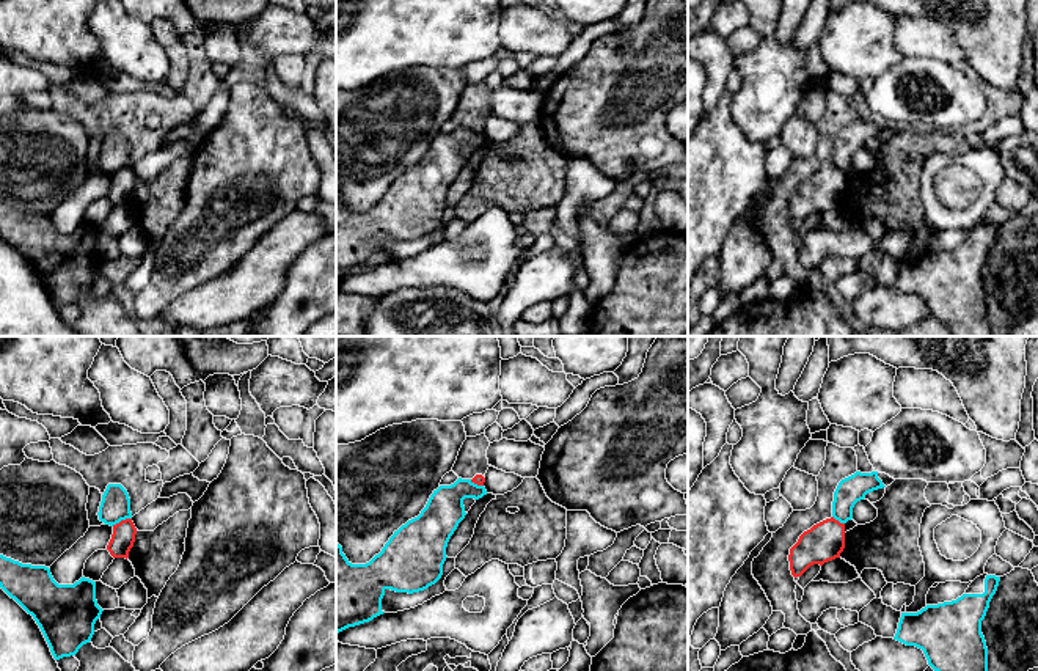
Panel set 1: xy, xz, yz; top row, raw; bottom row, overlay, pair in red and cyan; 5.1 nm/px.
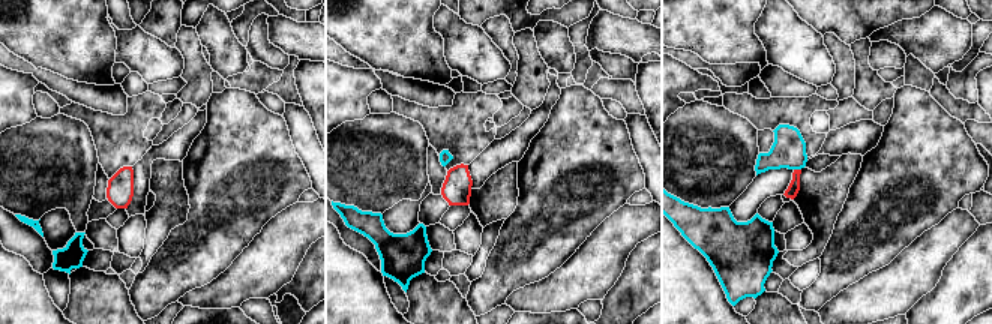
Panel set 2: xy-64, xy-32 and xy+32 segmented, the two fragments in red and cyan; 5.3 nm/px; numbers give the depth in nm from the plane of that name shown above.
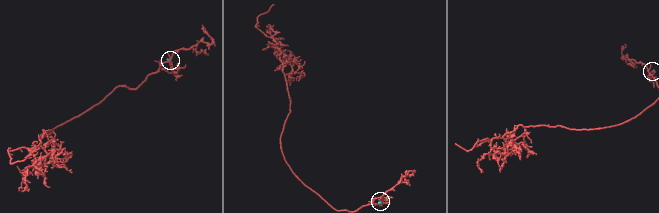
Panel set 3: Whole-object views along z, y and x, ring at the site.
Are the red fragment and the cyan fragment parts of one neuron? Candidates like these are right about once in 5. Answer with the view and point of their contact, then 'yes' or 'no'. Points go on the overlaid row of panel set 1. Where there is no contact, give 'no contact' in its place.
xy (121, 520) | no

